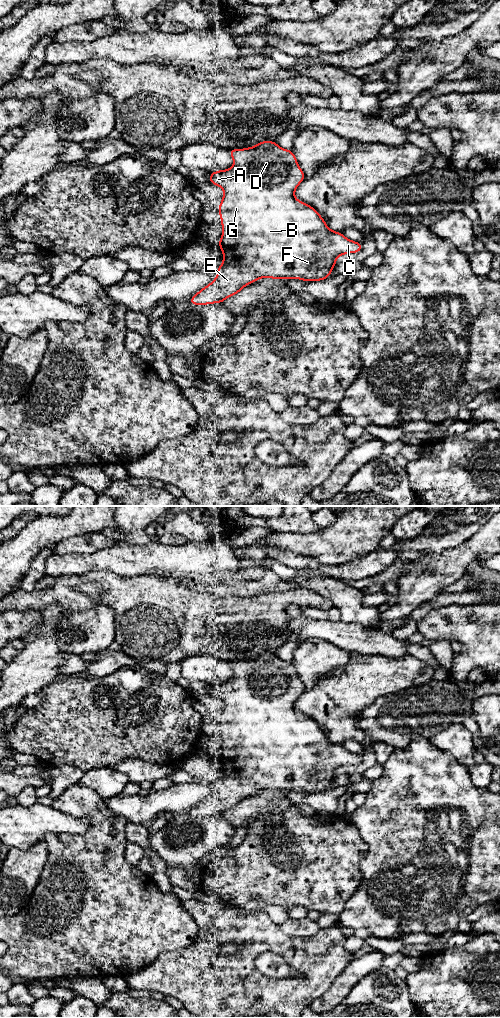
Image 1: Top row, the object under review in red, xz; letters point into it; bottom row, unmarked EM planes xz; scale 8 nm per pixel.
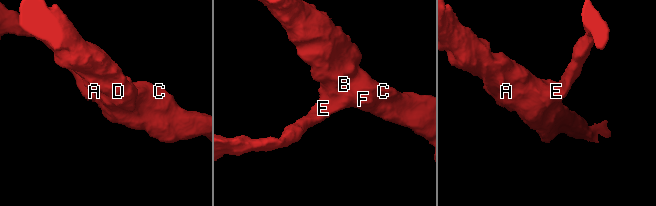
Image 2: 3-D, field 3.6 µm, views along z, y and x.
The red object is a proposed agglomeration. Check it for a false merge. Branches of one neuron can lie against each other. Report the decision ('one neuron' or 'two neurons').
one neuron

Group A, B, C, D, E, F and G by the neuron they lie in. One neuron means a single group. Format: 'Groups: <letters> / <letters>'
Groups: A B C D E F G

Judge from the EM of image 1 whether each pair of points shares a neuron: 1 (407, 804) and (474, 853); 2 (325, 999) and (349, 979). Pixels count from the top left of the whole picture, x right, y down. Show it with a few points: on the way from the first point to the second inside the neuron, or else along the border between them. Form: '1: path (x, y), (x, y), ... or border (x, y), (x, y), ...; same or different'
1: path (428, 823), (458, 824), (472, 831); same
2: path (331, 997), (343, 985); same

